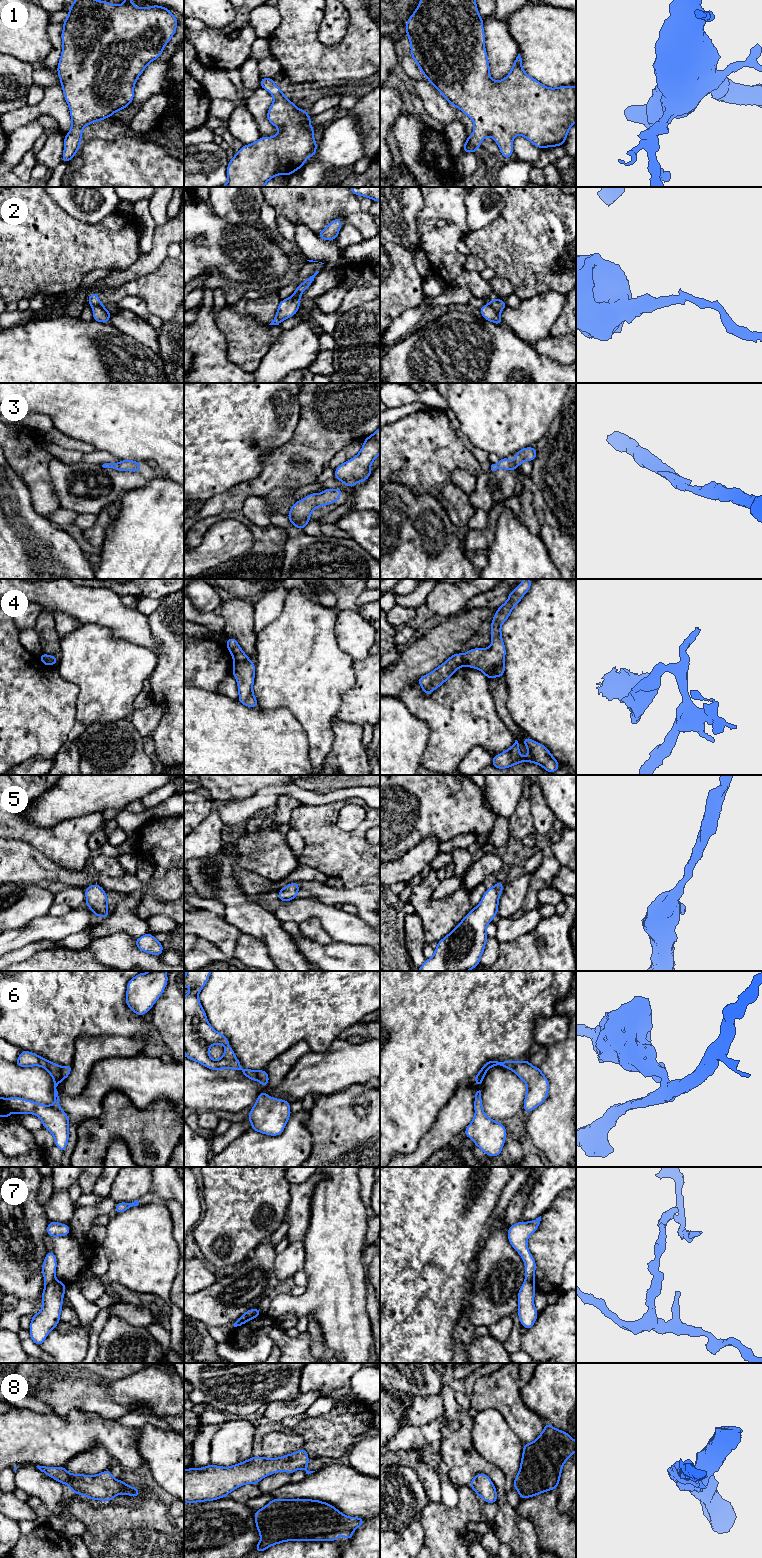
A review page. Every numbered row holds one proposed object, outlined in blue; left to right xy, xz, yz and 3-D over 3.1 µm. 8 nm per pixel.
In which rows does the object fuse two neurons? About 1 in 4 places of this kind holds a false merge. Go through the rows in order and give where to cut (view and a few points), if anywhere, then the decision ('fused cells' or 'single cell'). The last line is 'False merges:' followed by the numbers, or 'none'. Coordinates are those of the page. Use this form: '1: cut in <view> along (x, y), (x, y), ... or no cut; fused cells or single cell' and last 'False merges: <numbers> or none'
1: no cut; single cell
2: cut in yz along (489, 304), (499, 312); fused cells
3: no cut; single cell
4: cut in xy along (40, 659), (52, 658), (56, 660); fused cells
5: no cut; single cell
6: cut in xy along (60, 1067), (62, 1079); fused cells
7: cut in xy along (55, 1278), (45, 1286); fused cells
8: no cut; single cell
False merges: 2, 4, 6, 7

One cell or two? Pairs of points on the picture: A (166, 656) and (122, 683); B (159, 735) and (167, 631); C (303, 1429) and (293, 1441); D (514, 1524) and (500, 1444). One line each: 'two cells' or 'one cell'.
A: two cells
B: one cell
C: two cells
D: two cells

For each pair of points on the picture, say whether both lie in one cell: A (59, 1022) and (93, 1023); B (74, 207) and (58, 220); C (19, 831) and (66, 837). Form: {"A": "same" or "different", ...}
{"A": "same", "B": "different", "C": "same"}

